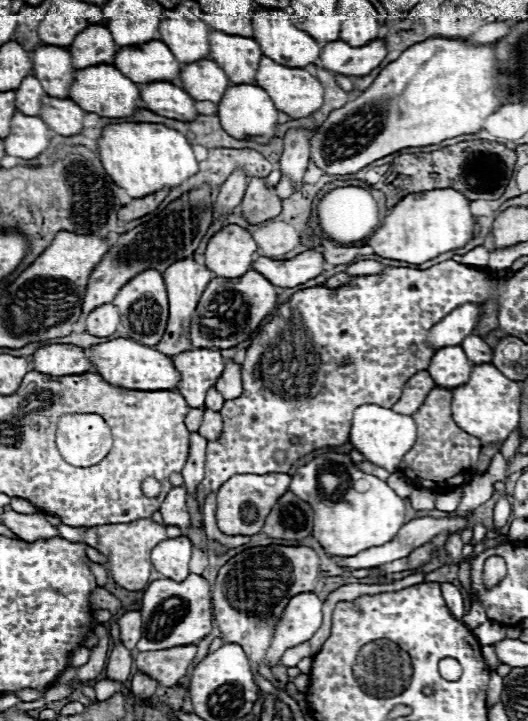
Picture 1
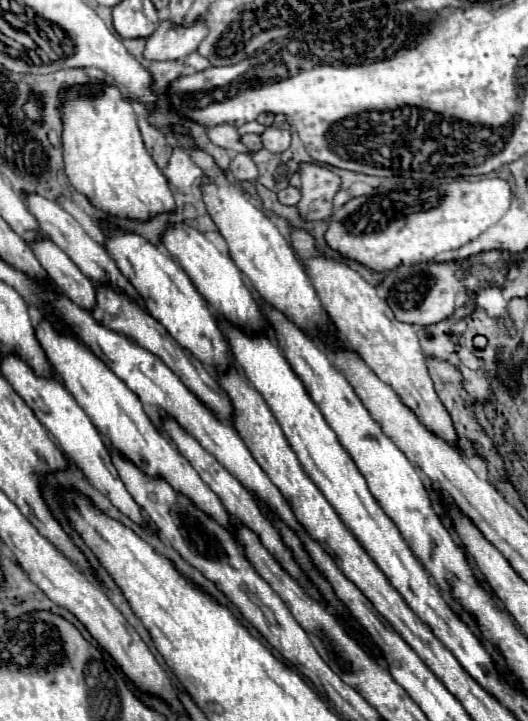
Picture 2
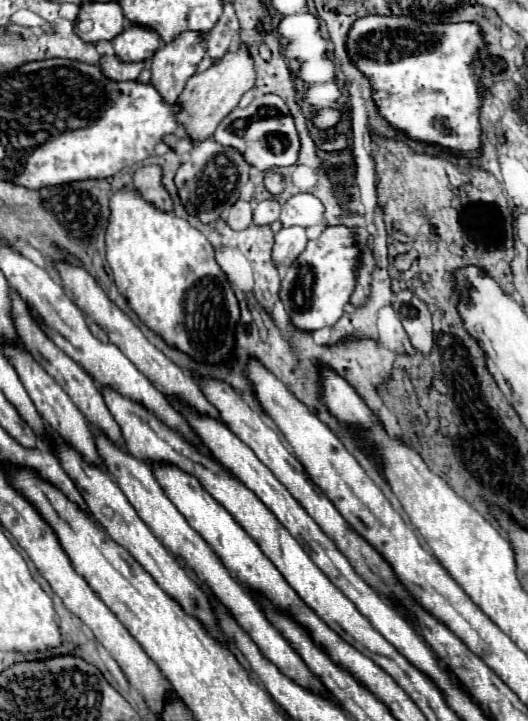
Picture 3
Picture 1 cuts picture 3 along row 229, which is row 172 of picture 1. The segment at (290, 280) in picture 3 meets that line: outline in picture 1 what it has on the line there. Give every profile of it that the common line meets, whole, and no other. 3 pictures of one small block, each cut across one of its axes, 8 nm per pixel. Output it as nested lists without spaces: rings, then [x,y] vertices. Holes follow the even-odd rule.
[[[428,38],[410,46],[398,60],[390,62],[376,76],[360,98],[344,104],[344,108],[336,108],[336,112],[330,112],[326,122],[312,136],[310,160],[326,174],[350,174],[404,148],[440,144],[442,140],[456,138],[460,134],[480,132],[484,128],[484,120],[504,106],[504,100],[496,94],[500,90],[500,68],[494,48],[496,42],[474,46],[458,38]]]

